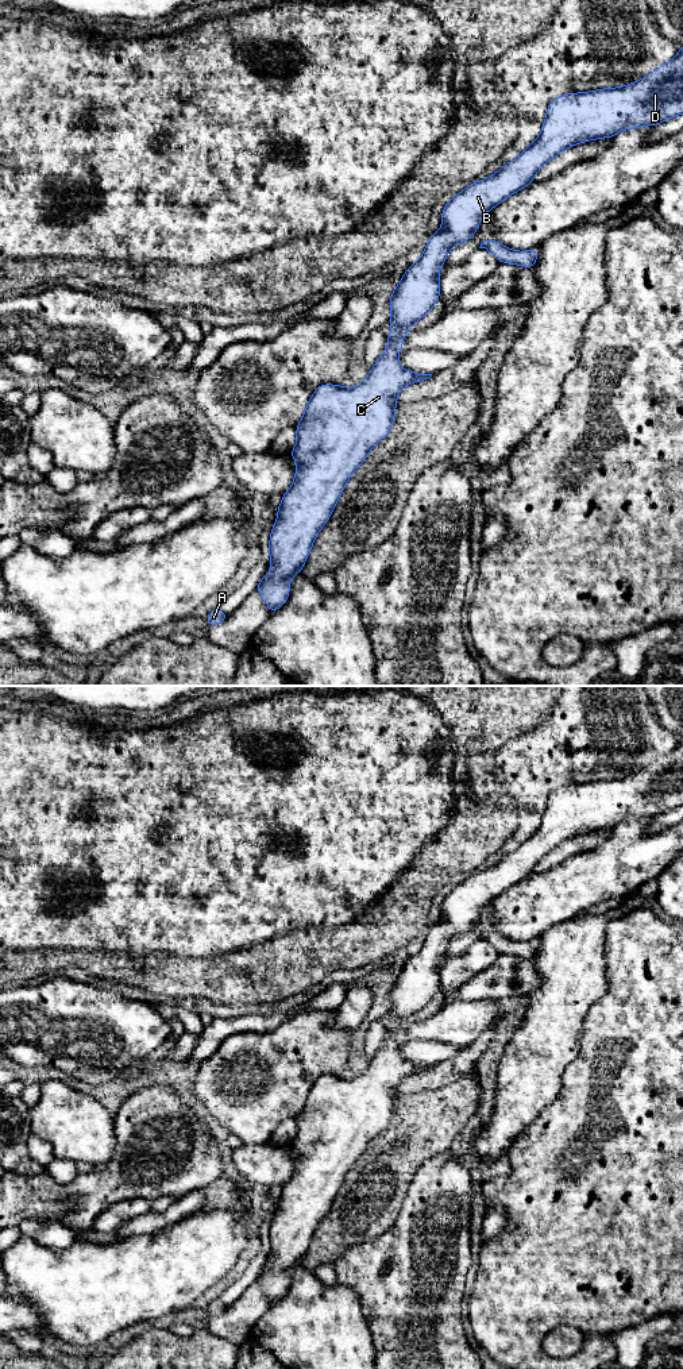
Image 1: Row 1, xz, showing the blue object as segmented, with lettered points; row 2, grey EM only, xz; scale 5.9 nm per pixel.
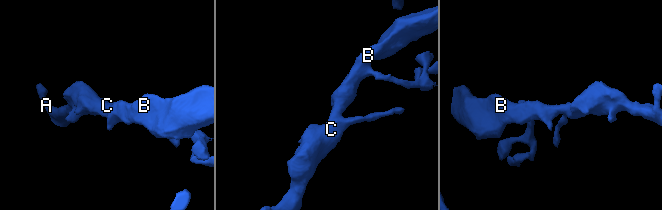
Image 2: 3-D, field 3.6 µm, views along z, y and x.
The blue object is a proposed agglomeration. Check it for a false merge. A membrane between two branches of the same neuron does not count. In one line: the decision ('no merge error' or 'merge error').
no merge error

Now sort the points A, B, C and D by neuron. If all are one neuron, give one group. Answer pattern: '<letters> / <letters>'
A B C D

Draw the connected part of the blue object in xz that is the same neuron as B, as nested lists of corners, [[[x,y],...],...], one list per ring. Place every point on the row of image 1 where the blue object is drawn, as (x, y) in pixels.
[[[683,46],[674,59],[629,85],[555,97],[548,104],[541,132],[529,147],[495,174],[470,184],[444,205],[441,228],[429,236],[421,258],[408,267],[390,296],[389,342],[367,378],[351,389],[342,385],[320,385],[296,425],[297,443],[290,450],[290,456],[297,463],[297,471],[290,489],[282,494],[281,505],[277,509],[278,517],[269,540],[269,564],[273,567],[273,572],[269,575],[265,572],[255,589],[271,613],[275,613],[288,601],[289,579],[301,574],[315,539],[328,522],[347,481],[367,459],[371,448],[389,435],[395,416],[395,398],[402,387],[432,375],[402,370],[397,356],[402,350],[405,333],[435,306],[440,297],[439,270],[447,261],[449,250],[458,243],[468,242],[478,231],[486,212],[530,185],[536,173],[568,147],[587,140],[611,139],[622,130],[656,126],[682,113]]]

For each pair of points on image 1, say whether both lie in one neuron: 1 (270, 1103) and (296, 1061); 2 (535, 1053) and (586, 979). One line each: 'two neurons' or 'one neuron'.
1: one neuron
2: one neuron

